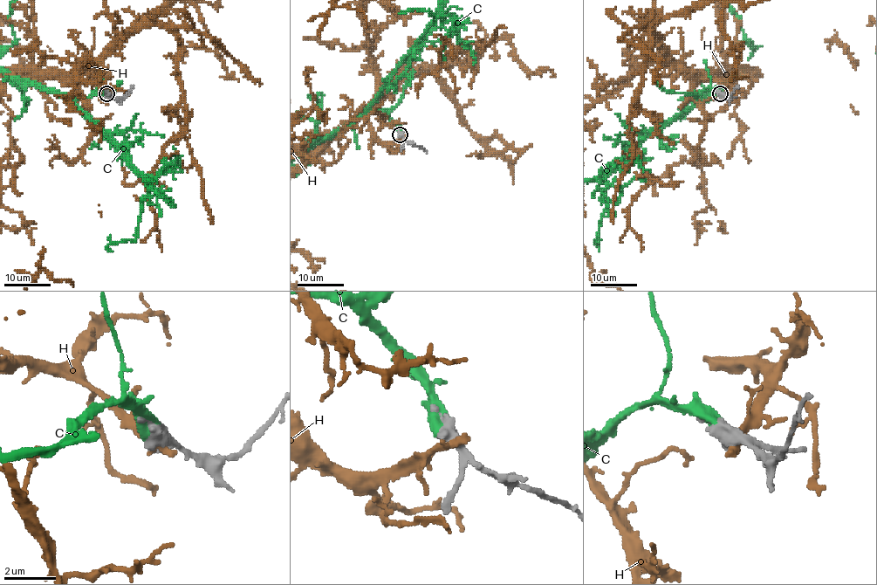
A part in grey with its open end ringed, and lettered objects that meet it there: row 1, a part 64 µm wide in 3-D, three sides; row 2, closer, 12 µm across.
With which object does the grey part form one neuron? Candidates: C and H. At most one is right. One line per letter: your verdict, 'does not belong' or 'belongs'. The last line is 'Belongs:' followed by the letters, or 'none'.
C: belongs
H: does not belong
Belongs: C

